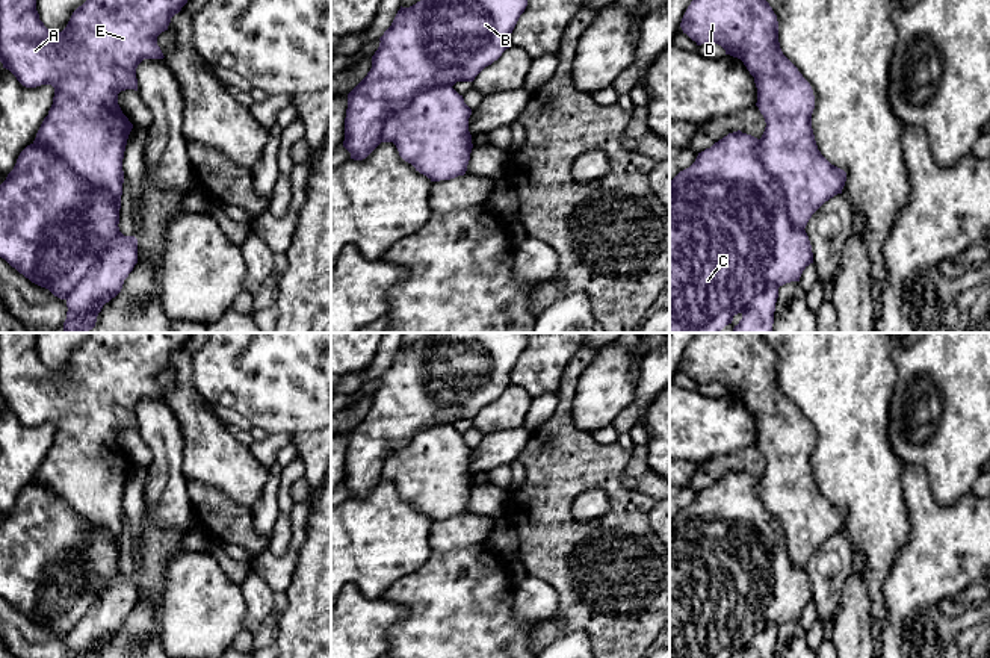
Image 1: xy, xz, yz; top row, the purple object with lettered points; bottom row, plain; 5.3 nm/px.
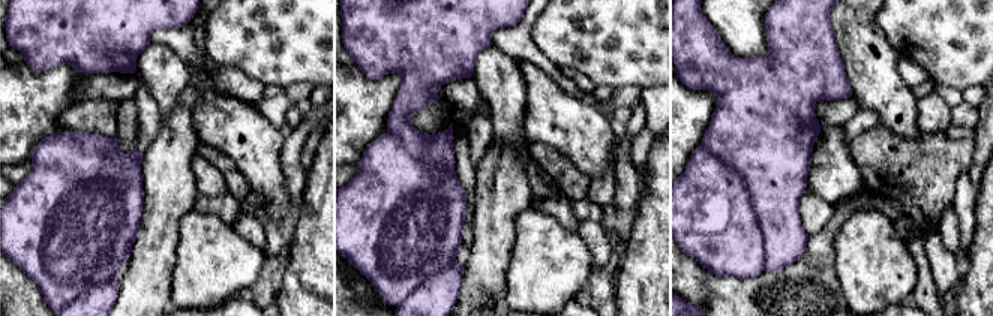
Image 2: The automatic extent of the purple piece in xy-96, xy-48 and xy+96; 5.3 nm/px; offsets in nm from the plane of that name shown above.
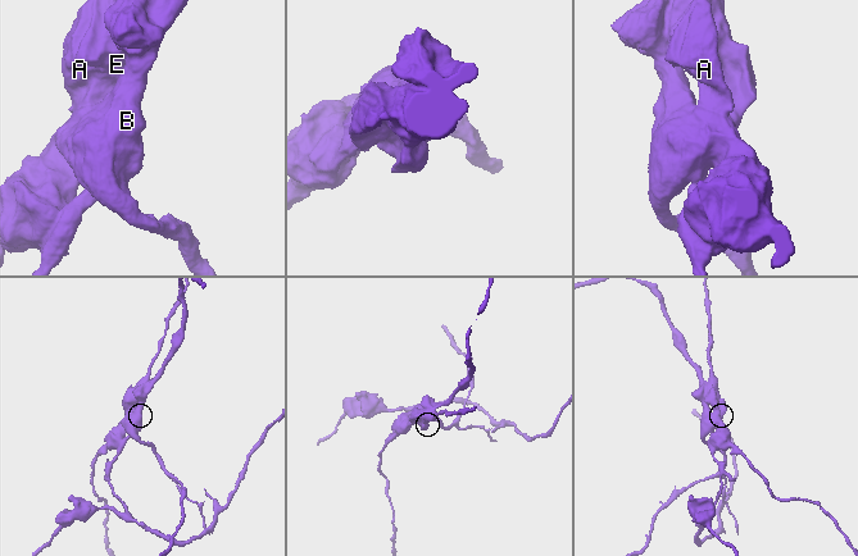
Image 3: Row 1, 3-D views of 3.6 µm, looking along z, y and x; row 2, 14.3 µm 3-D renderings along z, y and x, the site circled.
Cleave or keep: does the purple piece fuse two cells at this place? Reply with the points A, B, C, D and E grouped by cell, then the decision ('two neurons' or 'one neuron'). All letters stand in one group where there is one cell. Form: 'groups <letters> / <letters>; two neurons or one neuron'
groups A D E / B C; two neurons

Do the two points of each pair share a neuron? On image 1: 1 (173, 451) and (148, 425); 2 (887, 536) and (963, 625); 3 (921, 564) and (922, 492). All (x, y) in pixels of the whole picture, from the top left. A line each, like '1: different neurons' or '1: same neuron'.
1: same neuron
2: different neurons
3: same neuron

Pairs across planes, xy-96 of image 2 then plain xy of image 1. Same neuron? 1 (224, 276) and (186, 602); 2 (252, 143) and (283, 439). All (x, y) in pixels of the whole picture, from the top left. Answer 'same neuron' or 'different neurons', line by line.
1: same neuron
2: different neurons

